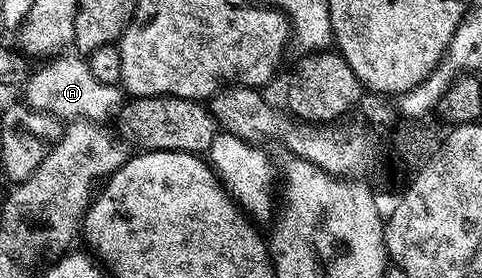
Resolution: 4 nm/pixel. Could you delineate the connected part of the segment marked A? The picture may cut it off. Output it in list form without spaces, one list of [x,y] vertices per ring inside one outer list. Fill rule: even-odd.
[[[64,52],[49,57],[45,62],[48,62],[45,66],[29,73],[22,86],[23,101],[31,109],[40,110],[43,114],[53,114],[61,120],[87,120],[101,124],[107,123],[107,118],[113,119],[119,115],[126,102],[121,87],[117,84],[102,84],[102,80],[96,79],[94,72],[90,72],[87,57],[75,52]]]

